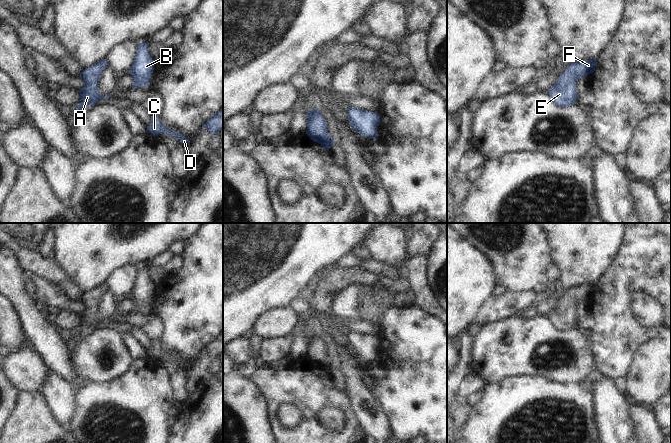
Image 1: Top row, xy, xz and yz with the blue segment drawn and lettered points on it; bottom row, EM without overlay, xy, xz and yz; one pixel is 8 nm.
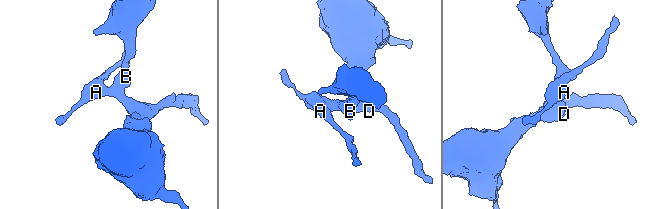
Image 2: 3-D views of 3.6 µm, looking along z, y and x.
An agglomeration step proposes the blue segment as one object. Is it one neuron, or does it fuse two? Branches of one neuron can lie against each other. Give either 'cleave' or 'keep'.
keep

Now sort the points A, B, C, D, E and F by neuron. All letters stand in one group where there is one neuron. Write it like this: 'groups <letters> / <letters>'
groups A B C D E F

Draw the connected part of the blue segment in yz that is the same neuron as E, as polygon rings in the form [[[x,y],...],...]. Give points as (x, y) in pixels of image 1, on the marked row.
[[[596,59],[573,62],[560,73],[558,81],[547,91],[554,103],[570,107],[578,99],[575,82],[595,71]]]

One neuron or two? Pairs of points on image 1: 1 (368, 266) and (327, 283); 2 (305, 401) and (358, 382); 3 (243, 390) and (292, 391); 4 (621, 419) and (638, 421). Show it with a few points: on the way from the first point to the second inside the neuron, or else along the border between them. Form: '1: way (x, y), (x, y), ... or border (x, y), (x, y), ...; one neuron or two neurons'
1: border (352, 267), (358, 270), (382, 273); two neurons
2: border (345, 393), (355, 415); two neurons
3: border (250, 378), (264, 394), (269, 404), (270, 412); two neurons
4: border (628, 404), (630, 423), (635, 432); two neurons

